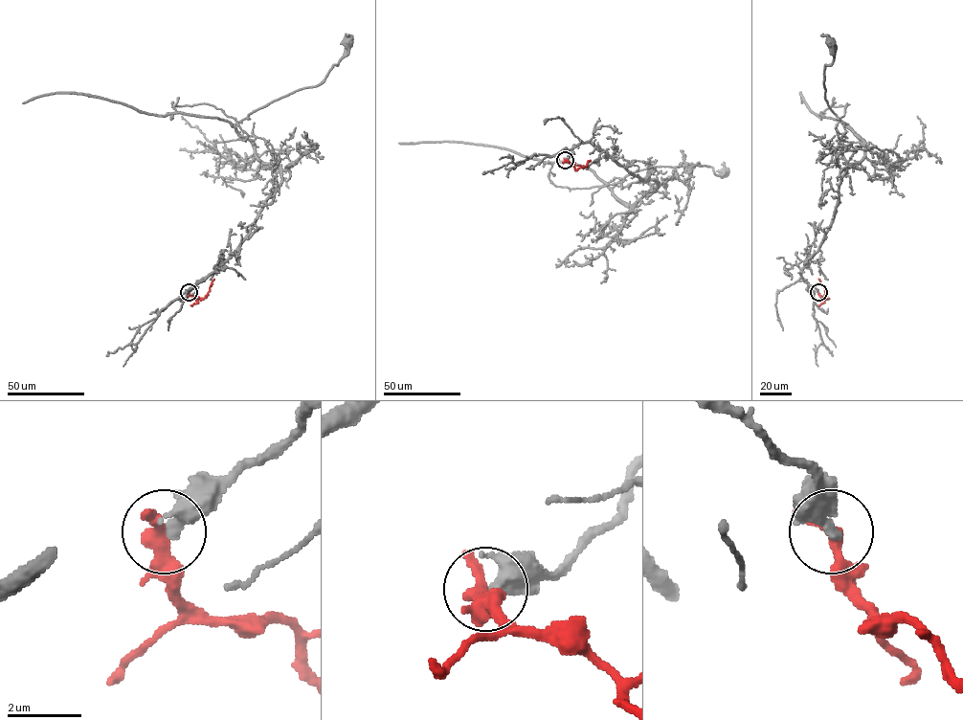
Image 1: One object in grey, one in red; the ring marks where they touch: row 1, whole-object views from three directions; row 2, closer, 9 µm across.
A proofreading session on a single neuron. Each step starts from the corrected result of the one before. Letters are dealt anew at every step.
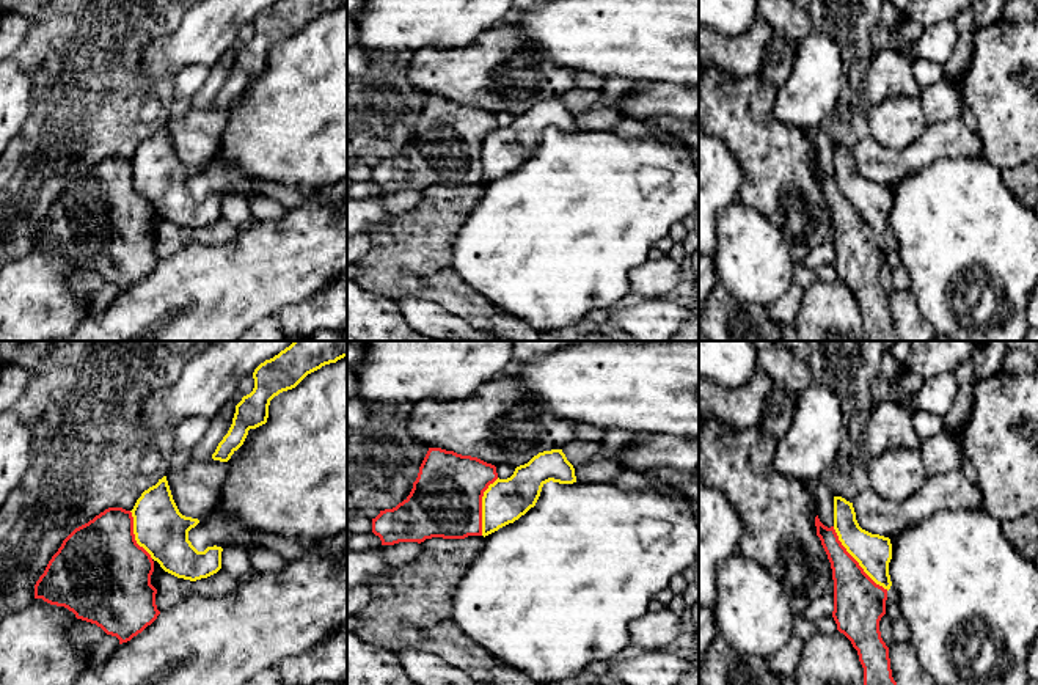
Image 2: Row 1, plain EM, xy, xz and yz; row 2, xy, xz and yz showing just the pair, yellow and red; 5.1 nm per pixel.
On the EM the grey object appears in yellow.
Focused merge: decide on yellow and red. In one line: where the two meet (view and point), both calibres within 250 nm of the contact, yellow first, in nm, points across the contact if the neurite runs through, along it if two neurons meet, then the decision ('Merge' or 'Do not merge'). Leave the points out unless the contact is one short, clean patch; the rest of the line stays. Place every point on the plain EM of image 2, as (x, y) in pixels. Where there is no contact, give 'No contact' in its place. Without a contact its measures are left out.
Touches yellow at yz (856, 208). Thickness 190 nm (yellow) against 260 nm. Boundary: yz (833, 175), (845, 198), (877, 231), (888, 238). Do not merge

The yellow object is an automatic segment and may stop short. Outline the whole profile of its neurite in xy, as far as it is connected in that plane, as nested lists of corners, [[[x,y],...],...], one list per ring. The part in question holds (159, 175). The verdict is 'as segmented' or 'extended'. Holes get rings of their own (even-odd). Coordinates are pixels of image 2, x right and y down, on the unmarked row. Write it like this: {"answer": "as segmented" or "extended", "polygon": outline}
{"answer": "as segmented", "polygon": [[[166,124],[141,141],[133,157],[133,182],[160,215],[184,228],[196,229],[221,217],[221,195],[198,200],[188,189],[188,179],[199,168],[179,160]]]}

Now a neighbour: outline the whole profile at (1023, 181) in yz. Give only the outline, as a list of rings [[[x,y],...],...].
[[[1038,157],[1014,168],[1002,168],[1002,179],[1010,192],[1027,207],[1038,201]]]

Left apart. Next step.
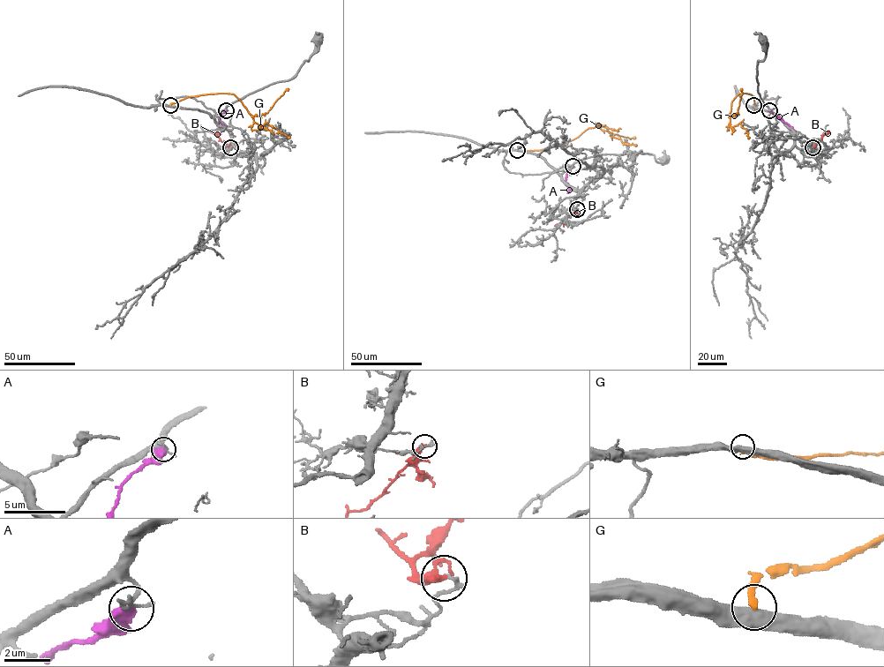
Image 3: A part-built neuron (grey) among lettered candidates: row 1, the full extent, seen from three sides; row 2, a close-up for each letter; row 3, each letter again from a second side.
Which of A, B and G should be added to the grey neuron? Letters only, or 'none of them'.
none of them

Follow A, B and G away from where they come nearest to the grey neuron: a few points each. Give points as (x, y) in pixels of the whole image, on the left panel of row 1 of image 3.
A: (226, 111), (219, 120), (225, 127), (220, 132)
B: (230, 147), (207, 131)
G: (170, 106), (189, 96), (234, 94), (259, 126), (266, 123), (289, 138)

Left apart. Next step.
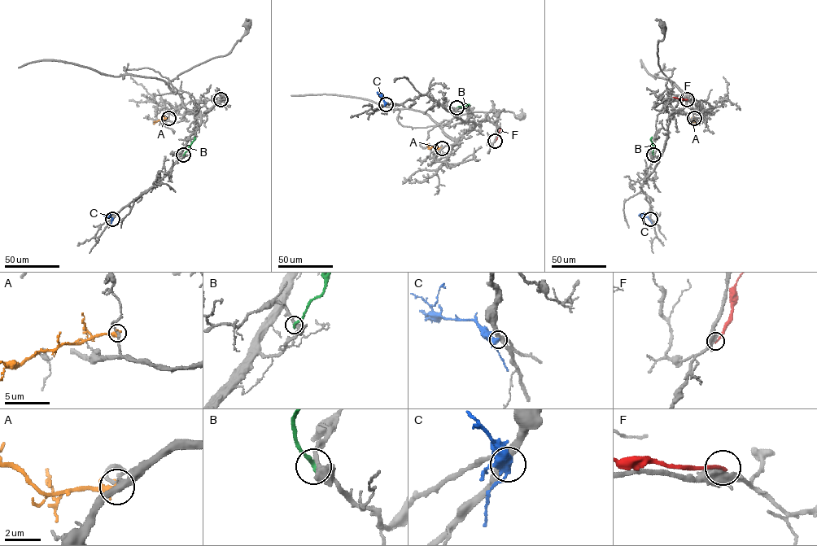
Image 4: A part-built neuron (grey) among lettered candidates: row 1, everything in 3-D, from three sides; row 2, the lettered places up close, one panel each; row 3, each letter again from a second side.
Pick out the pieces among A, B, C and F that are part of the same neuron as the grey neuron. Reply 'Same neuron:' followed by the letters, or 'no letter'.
Same neuron: no letter

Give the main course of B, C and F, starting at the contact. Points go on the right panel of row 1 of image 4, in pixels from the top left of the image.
B: (653, 155), (652, 137)
C: (650, 220), (638, 215)
F: (687, 99), (673, 97)

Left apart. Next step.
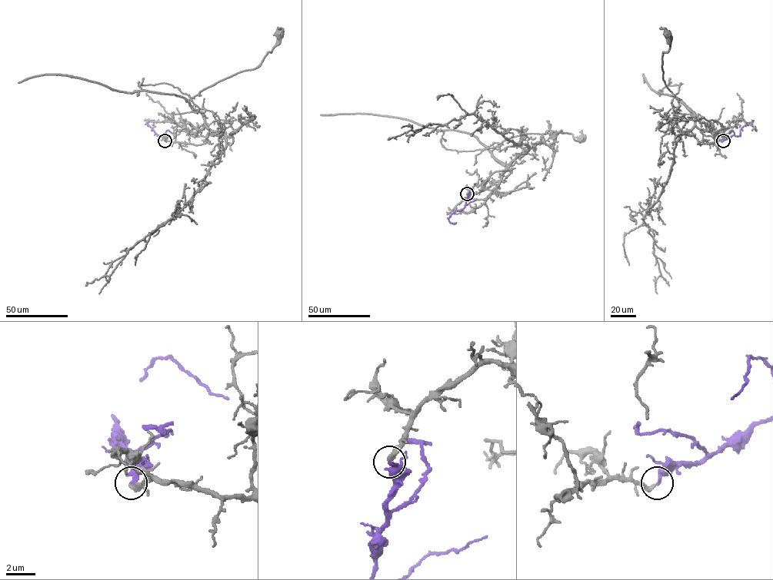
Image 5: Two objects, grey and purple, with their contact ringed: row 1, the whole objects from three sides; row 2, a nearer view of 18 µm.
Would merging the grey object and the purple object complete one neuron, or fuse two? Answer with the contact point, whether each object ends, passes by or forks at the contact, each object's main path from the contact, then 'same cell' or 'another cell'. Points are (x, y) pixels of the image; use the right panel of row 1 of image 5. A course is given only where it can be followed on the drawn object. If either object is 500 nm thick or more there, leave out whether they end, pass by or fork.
place (723, 140); grey ends; purple ends; course grey (723, 140), (700, 145), (691, 131), (695, 114), (665, 84), (662, 52), (669, 48), (667, 34); course purple (723, 140), (733, 135), (738, 136), (740, 130), (751, 120); same cell

